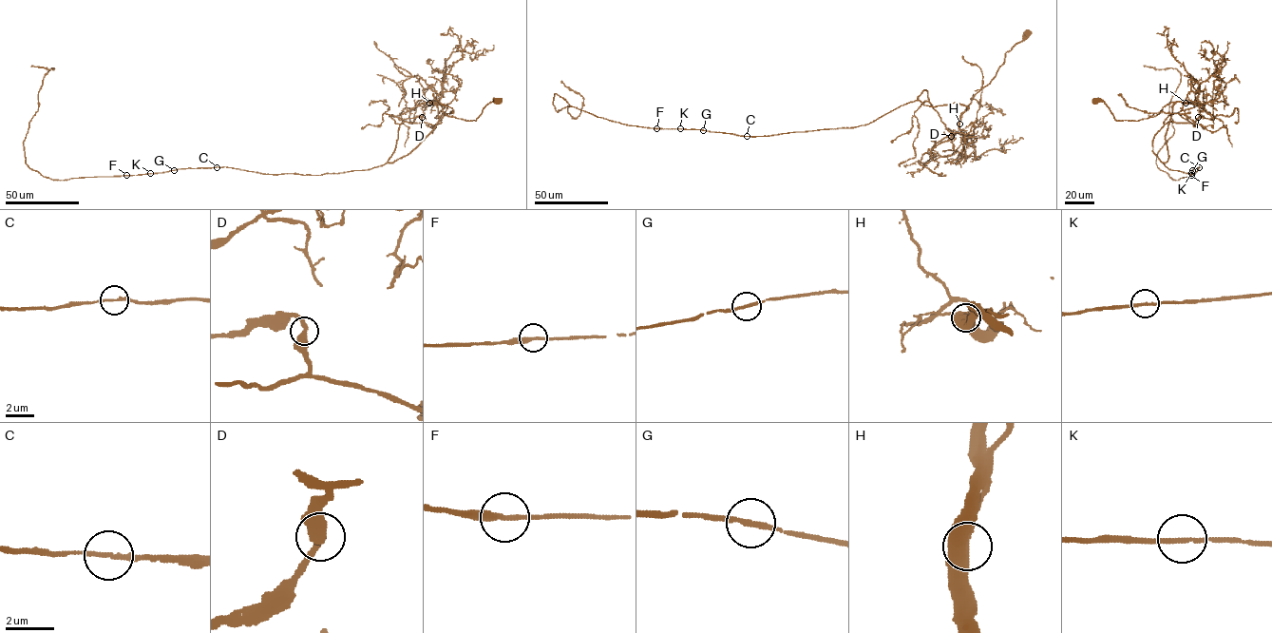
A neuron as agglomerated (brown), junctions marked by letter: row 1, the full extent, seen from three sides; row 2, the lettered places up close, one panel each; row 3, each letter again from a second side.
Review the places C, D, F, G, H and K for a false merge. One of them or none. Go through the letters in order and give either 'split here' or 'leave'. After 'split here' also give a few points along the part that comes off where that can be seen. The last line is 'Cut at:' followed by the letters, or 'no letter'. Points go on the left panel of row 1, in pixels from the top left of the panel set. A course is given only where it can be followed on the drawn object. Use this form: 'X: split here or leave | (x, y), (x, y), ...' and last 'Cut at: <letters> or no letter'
C: leave
D: leave
F: leave
G: leave
H: leave
K: leave
Cut at: no letter

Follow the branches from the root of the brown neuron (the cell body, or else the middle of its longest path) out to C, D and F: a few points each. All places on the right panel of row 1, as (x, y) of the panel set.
C: (1095, 101), (1118, 121), (1156, 116), (1174, 102), (1165, 137), (1169, 156), (1163, 163), (1190, 175), (1198, 167)
D: (1095, 101), (1118, 121), (1156, 116), (1174, 102), (1163, 163), (1154, 135), (1167, 123), (1198, 117)
F: (1095, 101), (1118, 121), (1156, 116), (1174, 102), (1163, 163), (1190, 175), (1199, 167), (1191, 175)

